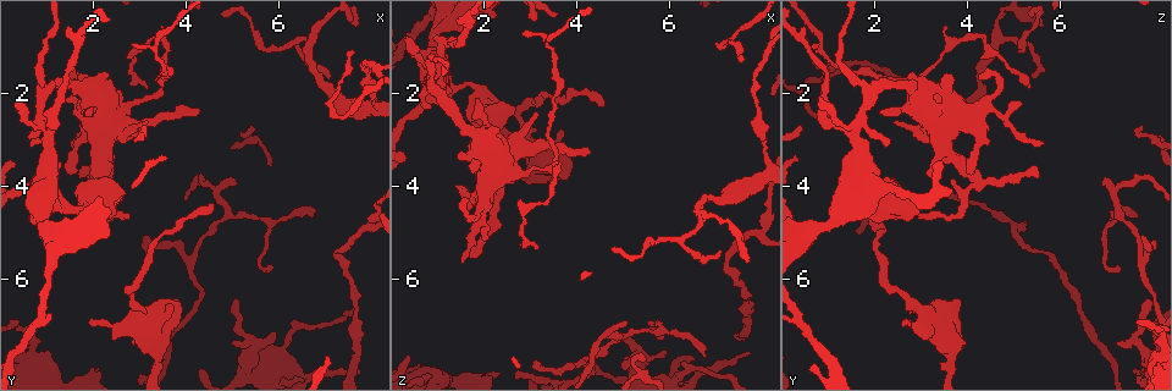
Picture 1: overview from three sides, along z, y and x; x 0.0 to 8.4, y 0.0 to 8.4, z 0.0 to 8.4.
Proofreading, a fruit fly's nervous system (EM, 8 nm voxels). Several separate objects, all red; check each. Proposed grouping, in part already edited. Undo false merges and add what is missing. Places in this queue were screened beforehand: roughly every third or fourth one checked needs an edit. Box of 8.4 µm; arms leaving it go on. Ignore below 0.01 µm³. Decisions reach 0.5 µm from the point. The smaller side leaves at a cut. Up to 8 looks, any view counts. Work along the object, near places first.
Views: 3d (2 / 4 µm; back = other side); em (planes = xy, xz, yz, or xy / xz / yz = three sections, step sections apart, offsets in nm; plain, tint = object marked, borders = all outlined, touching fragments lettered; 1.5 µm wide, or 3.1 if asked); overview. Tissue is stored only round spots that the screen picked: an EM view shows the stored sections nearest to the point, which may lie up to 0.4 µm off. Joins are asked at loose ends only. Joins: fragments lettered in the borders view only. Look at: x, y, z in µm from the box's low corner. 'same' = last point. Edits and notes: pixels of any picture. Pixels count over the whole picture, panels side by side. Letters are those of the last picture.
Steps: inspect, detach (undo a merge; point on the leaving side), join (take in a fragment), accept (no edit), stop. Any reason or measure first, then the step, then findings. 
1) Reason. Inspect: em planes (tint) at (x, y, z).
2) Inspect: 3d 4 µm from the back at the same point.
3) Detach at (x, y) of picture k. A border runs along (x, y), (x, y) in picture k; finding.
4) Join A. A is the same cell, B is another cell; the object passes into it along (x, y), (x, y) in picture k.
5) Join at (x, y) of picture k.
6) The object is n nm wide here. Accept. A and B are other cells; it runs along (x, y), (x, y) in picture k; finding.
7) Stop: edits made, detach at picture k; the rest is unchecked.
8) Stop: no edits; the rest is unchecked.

Inspect: em xy step 4 (tint) at (3.15, 1.85, 5.35).

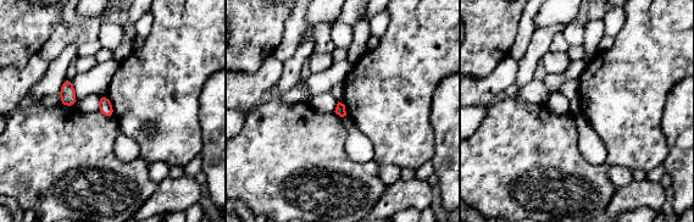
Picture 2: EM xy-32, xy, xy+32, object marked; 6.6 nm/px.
Inspect: em planes (borders) at the same point.

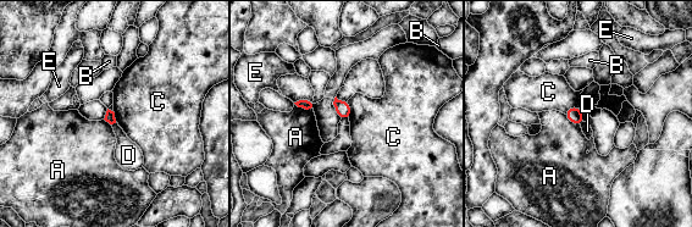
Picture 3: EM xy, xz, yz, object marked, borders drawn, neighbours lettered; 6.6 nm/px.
Accept. A, B, C, D and E are other cells; a border runs along (347, 101), (350, 109), (349, 117) in picture 3; none of them fits.

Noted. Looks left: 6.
An open end. Inspect: 3d 2 µm at (7.10, 1.65, 5.50).

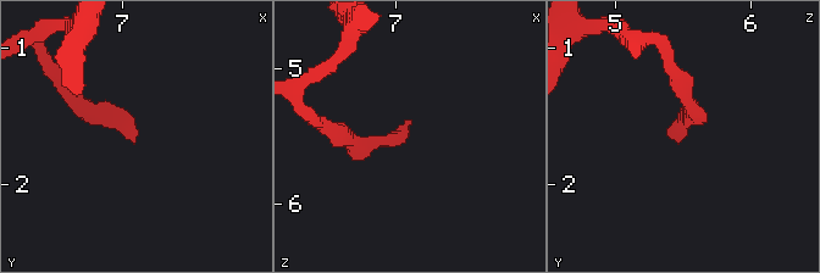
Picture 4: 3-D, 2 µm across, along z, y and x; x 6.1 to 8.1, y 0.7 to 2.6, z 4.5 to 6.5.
Shape alone is not enough. Inspect: em planes (borders) at (7.08, 1.70, 5.46).

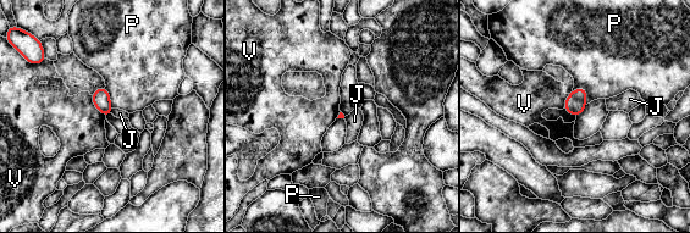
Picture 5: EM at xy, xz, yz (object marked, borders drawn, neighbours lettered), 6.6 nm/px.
Accept. J, P and V are other cells; a border runs along (90, 95), (92, 103), (105, 117) in picture 5; none of them fits.

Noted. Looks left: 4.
Sharp bend. Inspect: 3d 2 µm at (3.35, 1.10, 0.85).

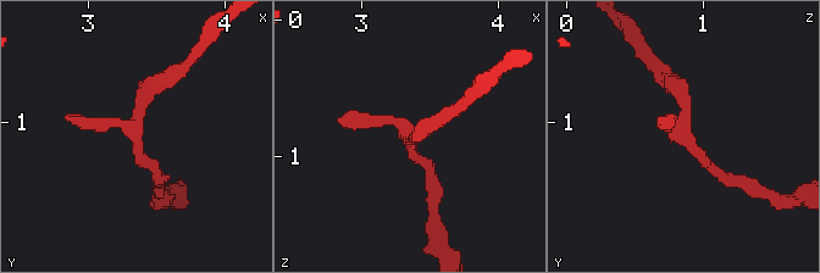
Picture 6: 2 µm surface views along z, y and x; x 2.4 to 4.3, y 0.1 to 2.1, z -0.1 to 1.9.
Inspect: em planes (tint) at (3.32, 1.12, 0.84).

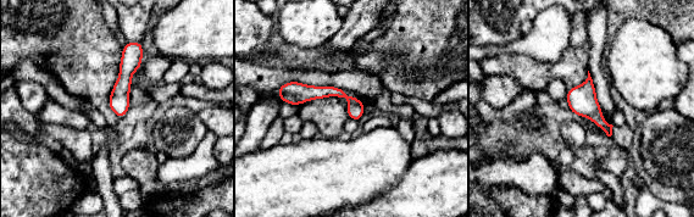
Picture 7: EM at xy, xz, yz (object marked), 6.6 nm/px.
Inspect: em planes (borders) at the same point.

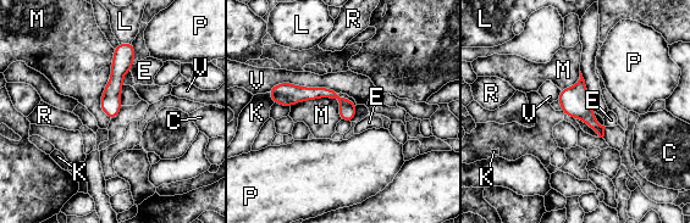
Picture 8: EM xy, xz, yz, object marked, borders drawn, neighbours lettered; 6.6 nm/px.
Accept. C, E, K, L, M, P, R and V are other cells; a border runs along (355, 104), (338, 96), (291, 106) in picture 8; one neuron here.

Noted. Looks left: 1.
Stop: no edits; the rest is unchecked.

